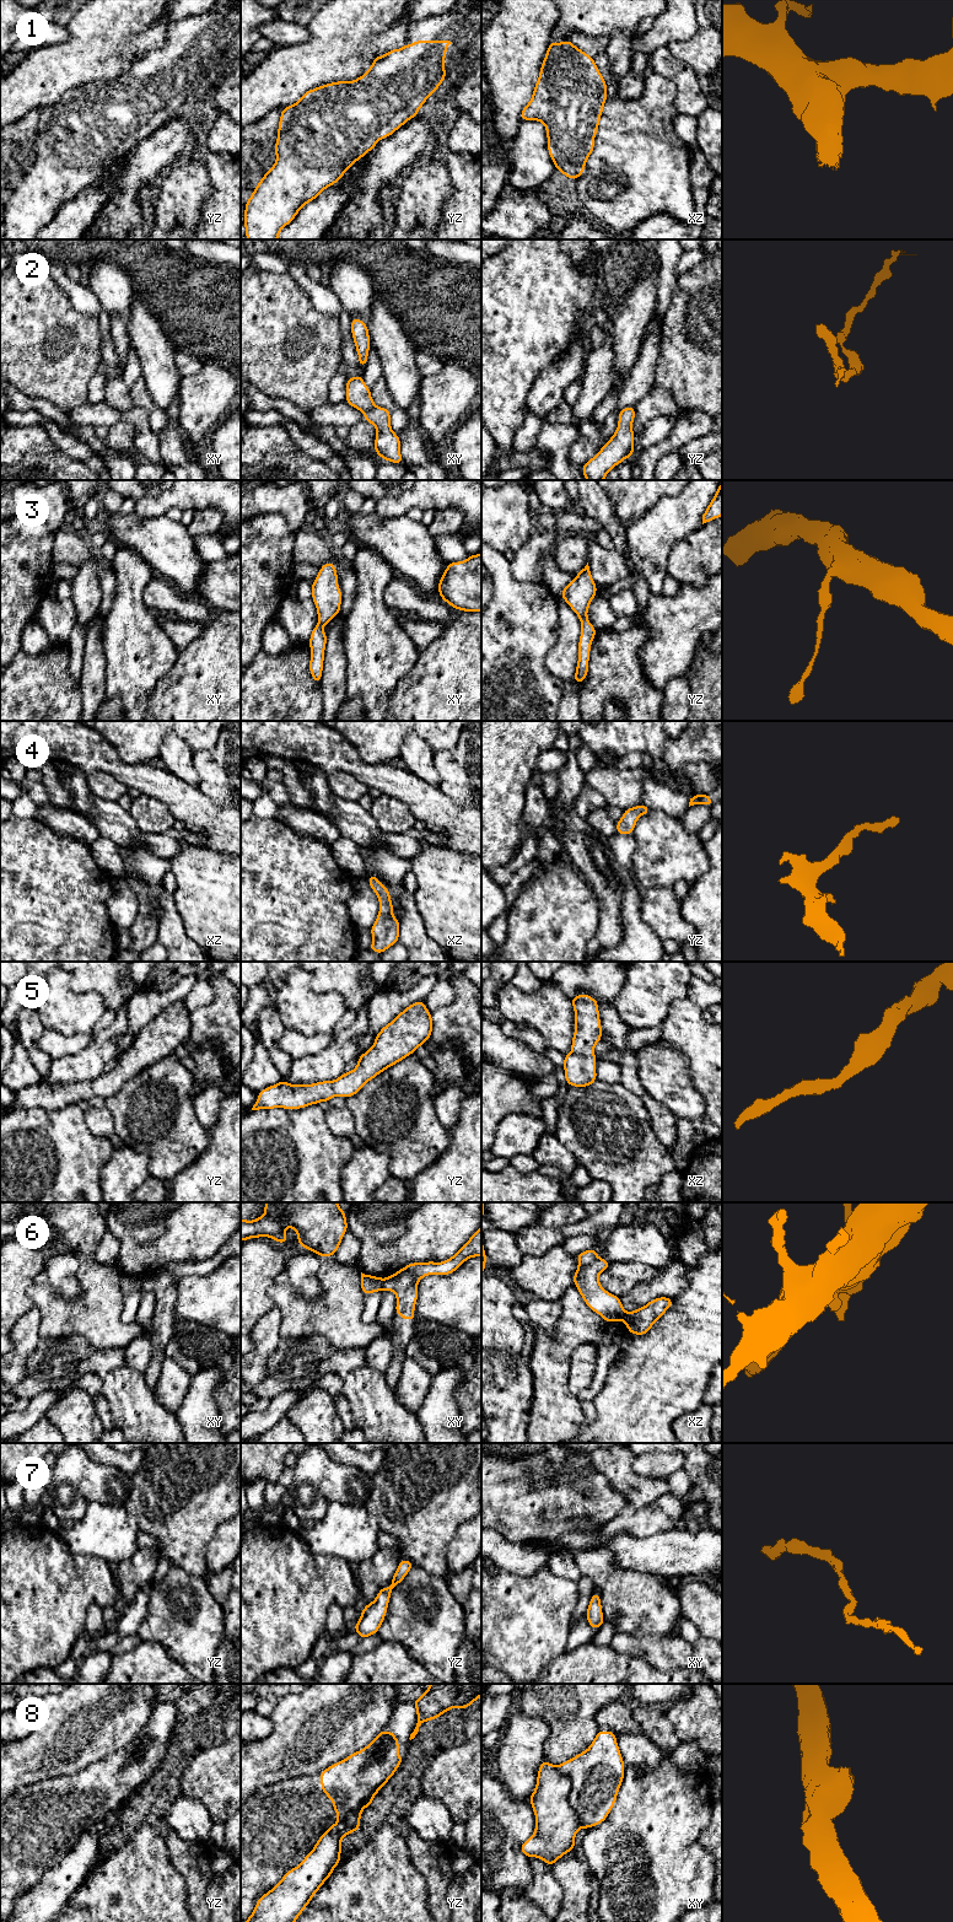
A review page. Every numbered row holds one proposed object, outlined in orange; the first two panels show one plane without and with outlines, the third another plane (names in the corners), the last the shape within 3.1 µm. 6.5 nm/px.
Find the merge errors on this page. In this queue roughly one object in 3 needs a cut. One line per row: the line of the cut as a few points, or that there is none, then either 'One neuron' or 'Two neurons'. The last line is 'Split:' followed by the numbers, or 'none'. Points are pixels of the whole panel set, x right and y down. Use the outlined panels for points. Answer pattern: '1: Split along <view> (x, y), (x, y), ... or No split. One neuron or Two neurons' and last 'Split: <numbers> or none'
1: No split. One neuron
2: No split. One neuron
3: No split. One neuron
4: No split. One neuron
5: No split. One neuron
6: Split along xy (385, 1279), (382, 1290). Two neurons
7: No split. One neuron
8: Split along xy (556, 1766), (571, 1782), (570, 1807), (581, 1826). Two neurons
Split: 6, 8

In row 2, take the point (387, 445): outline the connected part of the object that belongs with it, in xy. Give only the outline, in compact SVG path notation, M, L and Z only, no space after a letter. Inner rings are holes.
M361 375L346 379L345 402L365 414L365 420L371 422L376 430L375 452L392 463L403 463L400 454L400 438L391 429L391 411L377 407Z

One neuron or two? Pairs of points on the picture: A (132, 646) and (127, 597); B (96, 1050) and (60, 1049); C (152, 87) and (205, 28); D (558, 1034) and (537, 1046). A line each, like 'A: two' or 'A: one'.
A: one
B: two
C: one
D: two

